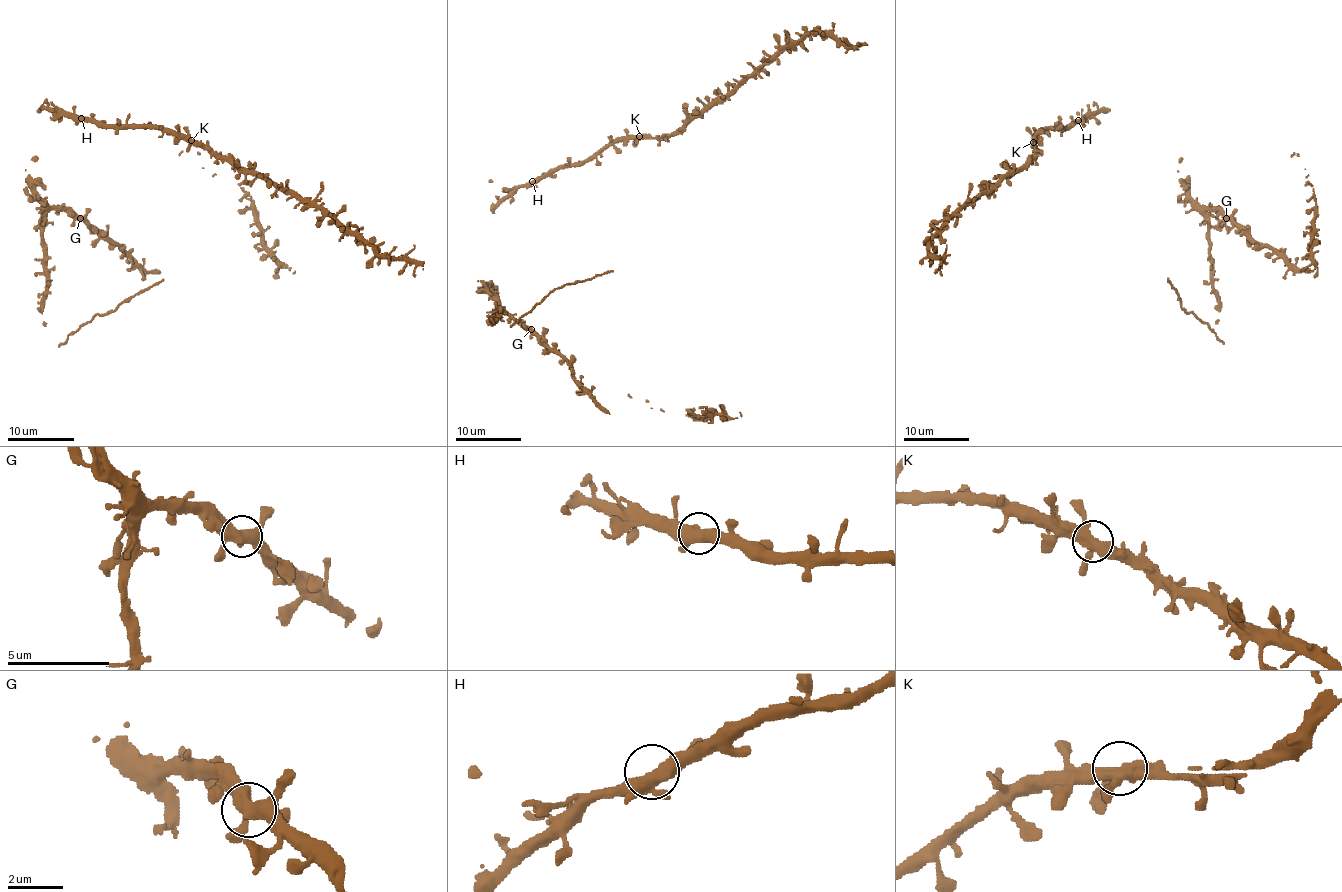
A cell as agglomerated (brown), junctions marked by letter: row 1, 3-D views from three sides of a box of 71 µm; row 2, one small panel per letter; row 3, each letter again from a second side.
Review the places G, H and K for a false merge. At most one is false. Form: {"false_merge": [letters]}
{"false_merge": []}

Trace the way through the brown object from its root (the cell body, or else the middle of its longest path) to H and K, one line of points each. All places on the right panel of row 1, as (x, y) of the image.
H: (1105, 111), (1089, 112), (1078, 120)
K: (1105, 111), (1089, 112), (1068, 127), (1047, 127), (1032, 142)

